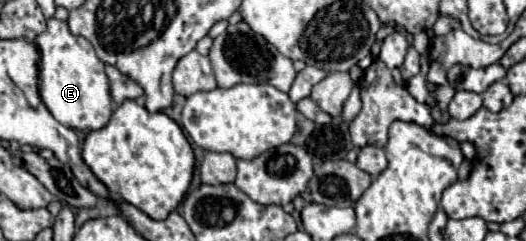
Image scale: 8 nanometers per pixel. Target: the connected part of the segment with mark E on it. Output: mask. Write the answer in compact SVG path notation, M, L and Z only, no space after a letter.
M53 17L47 21L47 29L35 39L35 45L41 51L39 93L51 115L71 129L95 131L105 127L115 105L109 95L105 63L95 55L91 43L85 37L71 35L67 23Z

